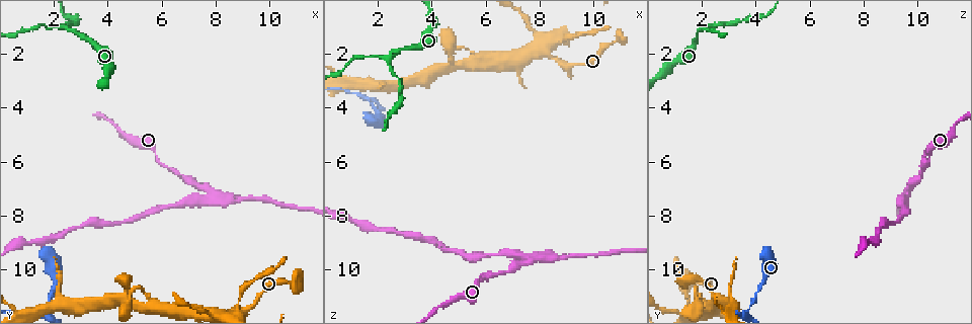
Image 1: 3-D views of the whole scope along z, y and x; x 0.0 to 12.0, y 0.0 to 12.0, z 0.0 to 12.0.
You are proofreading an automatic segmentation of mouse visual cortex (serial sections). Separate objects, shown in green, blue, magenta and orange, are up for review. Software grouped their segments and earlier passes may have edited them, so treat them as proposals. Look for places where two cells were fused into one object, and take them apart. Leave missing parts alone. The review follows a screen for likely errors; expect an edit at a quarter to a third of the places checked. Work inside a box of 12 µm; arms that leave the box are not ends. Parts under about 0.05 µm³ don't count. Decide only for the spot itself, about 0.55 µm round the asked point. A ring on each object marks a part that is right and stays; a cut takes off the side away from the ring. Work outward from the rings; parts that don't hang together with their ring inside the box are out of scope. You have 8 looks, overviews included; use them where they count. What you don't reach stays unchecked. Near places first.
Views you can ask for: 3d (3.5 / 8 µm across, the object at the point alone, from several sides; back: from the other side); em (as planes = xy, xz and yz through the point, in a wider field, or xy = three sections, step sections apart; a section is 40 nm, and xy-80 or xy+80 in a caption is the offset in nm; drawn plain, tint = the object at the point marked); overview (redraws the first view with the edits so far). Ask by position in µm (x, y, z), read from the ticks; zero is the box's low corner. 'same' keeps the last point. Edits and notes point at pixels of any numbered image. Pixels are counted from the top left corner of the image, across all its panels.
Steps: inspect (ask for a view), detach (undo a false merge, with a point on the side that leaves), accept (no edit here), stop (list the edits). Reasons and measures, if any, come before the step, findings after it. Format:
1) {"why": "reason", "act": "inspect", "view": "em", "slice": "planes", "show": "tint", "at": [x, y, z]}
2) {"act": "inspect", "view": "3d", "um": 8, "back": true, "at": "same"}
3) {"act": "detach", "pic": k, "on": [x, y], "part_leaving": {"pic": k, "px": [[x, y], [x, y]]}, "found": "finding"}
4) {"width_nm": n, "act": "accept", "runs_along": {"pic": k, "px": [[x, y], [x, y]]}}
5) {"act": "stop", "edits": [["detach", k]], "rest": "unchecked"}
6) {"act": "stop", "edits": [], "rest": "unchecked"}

{"why": "abrupt turn", "act": "inspect", "view": "3d", "um": 3.5, "at": [1.8, 11.3, 3.8]}

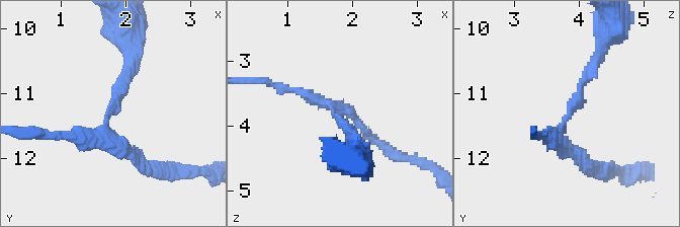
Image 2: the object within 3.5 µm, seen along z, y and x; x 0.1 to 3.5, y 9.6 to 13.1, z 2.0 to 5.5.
{"arms": 3, "arm_widths_nm": [150, 150, 200], "why": "shape alone is not enough", "act": "inspect", "view": "em", "slice": "xy", "step": 1, "show": "tint", "at": [1.70, 11.35, 3.85]}

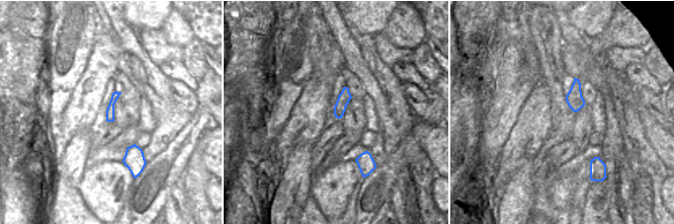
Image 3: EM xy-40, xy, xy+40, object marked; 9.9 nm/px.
{"act": "accept", "runs_along": {"pic": 2, "px": [[129, 61], [103, 132], [57, 135]]}, "found": "one cell here"}

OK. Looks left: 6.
{"why": "narrows sharply", "act": "inspect", "view": "3d", "um": 3.5, "at": [4.7, 10.4, 2.0]}

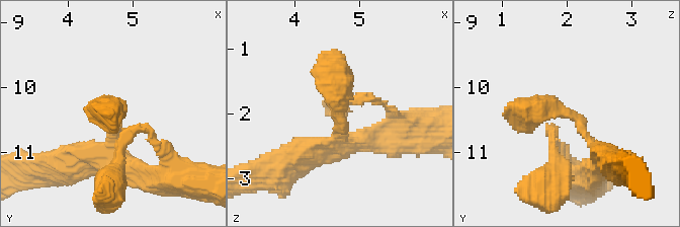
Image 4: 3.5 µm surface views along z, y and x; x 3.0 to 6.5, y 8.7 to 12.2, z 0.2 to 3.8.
{"arm_widths_nm": [200, 400], "why": "shape alone is not enough", "act": "inspect", "view": "em", "slice": "xy", "step": 3, "show": "tint", "at": [4.65, 10.40, 2.00]}

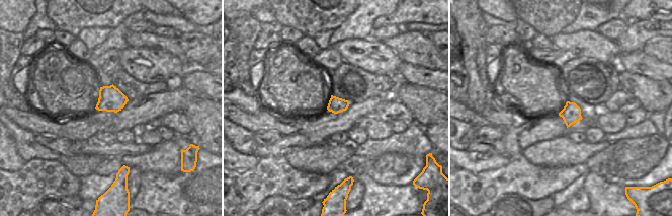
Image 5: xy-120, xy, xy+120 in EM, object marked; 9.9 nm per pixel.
{"act": "accept", "runs_along": {"pic": 4, "px": [[596, 165], [573, 116], [510, 103]]}, "found": "continuous, no second cell"}

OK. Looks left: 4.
{"why": "thin neck", "act": "inspect", "view": "3d", "um": 3.5, "at": [8.8, 11.2, 1.5]}

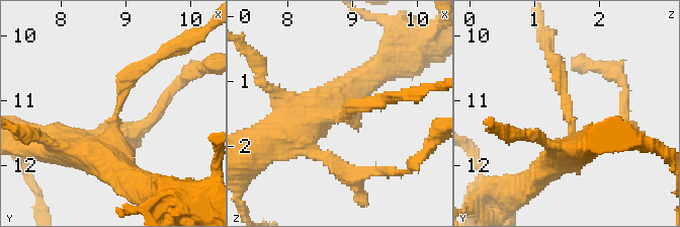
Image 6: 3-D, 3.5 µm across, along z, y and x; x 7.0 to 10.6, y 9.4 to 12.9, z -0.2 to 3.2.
{"arm_widths_nm": [200, 500], "why": "now the EM", "act": "inspect", "view": "em", "slice": "xy", "step": 2, "show": "tint", "at": [8.85, 11.20, 1.55]}

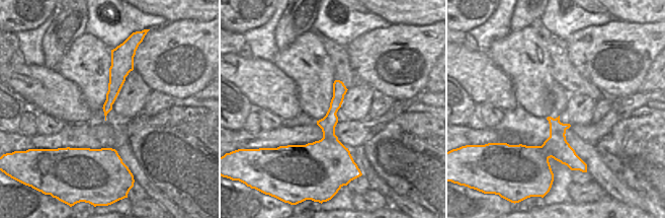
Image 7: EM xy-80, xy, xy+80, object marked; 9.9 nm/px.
{"width_nm": 160, "act": "detach", "pic": 6, "on": [136, 72], "part_leaving": {"pic": 6, "px": [[119, 107], [125, 79], [182, 45]]}, "found": "two cells meet here"}

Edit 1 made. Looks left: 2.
{"act": "stop", "edits": [["detach", 6]], "rest": "unchecked"}

